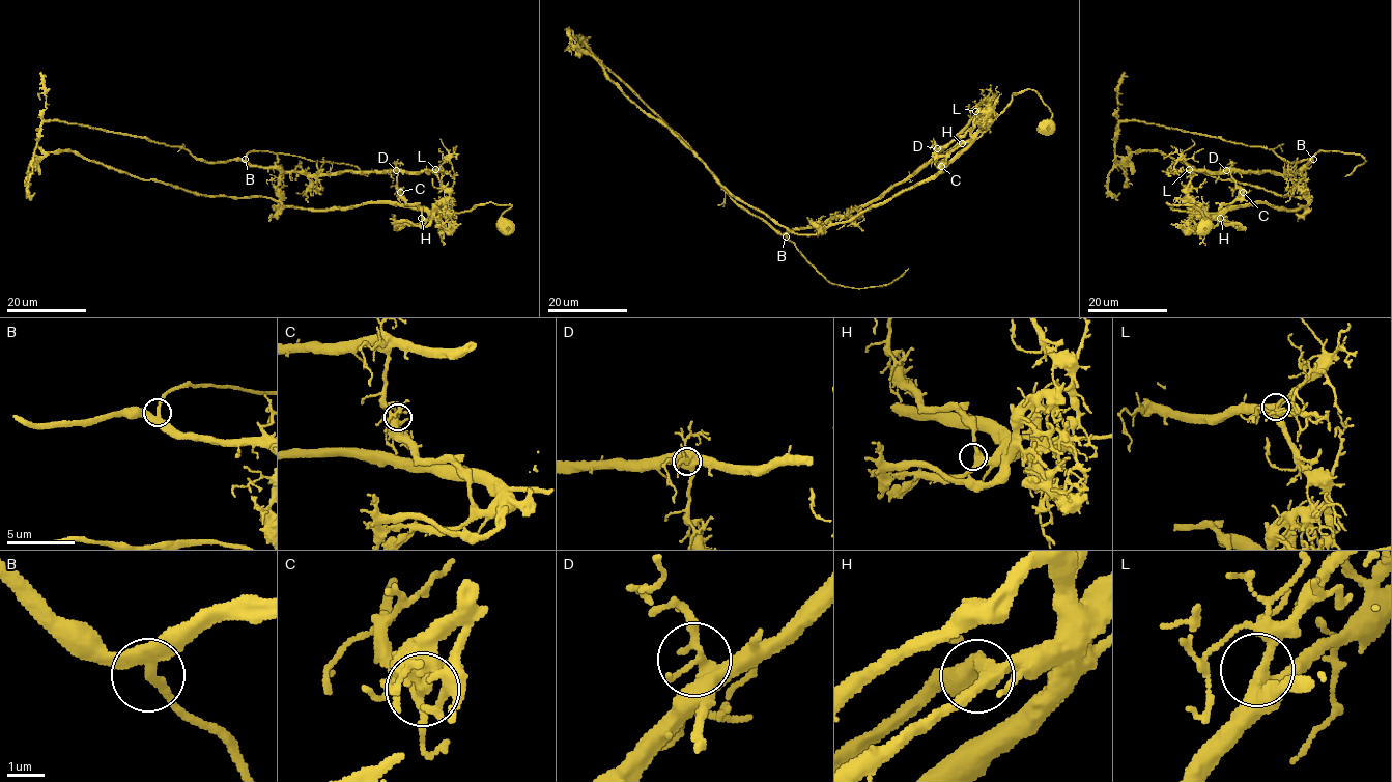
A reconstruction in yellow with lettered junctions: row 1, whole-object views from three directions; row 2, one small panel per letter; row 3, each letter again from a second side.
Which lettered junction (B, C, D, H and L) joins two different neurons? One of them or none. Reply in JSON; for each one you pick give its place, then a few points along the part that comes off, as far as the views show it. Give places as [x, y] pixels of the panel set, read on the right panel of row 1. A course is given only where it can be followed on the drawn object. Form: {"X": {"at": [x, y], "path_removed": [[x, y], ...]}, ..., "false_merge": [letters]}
{"C": {"at": [1243, 192], "path_removed": [[1243, 192], [1233, 170], [1289, 174], [1311, 161], [1123, 121], [1107, 182], [1120, 192]]}, "false_merge": ["C"]}

